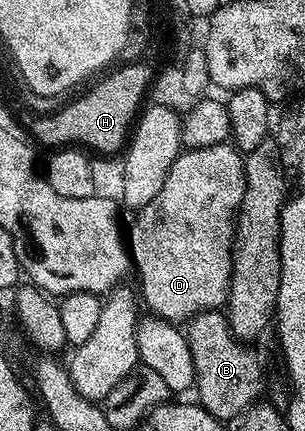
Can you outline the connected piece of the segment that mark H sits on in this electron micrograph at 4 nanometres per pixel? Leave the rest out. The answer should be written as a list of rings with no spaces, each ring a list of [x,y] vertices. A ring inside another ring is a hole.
[[[135,64],[132,69],[122,71],[119,79],[107,81],[107,85],[98,91],[91,86],[87,87],[83,96],[76,97],[59,112],[54,112],[51,116],[36,117],[28,124],[29,135],[39,145],[47,144],[50,150],[77,146],[94,154],[121,153],[127,147],[132,129],[140,115],[142,99],[146,100],[150,91],[151,84],[147,81],[146,68]]]

